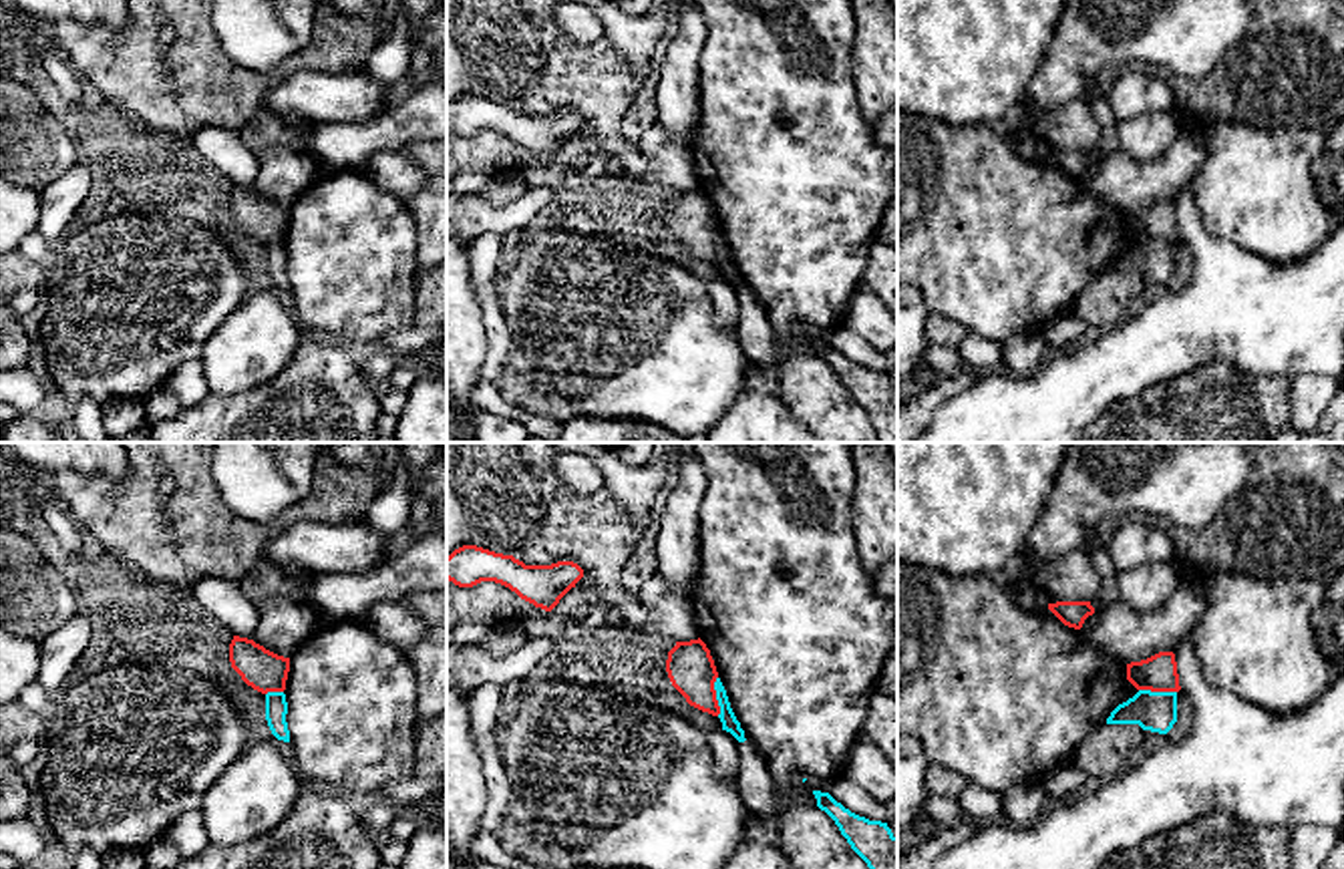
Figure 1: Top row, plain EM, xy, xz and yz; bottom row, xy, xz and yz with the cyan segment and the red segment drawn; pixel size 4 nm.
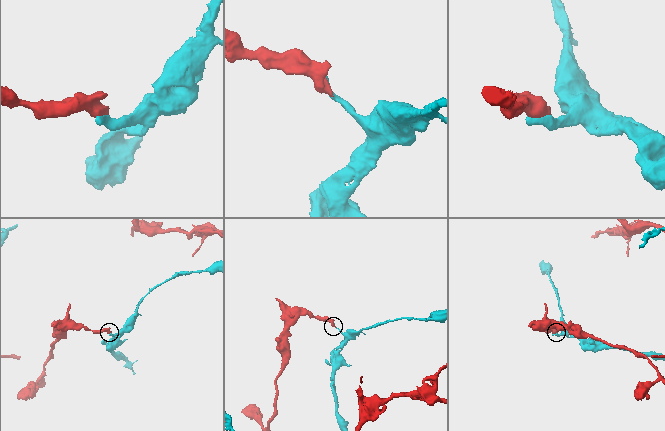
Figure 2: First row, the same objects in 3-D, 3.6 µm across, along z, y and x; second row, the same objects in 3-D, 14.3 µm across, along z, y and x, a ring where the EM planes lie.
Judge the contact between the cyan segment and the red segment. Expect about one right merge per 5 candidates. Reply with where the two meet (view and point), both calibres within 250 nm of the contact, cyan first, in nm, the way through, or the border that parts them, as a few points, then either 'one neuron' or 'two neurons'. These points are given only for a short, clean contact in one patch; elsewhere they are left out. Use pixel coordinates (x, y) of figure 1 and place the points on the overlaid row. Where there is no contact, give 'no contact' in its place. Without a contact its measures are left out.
contact xz (717, 697); calibres 70 and 190 nm; border xz (717, 676), (719, 715); two neurons

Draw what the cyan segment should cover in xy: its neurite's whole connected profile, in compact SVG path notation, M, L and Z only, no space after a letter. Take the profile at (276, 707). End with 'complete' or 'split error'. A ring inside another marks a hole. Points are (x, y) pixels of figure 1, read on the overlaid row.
M268 692L266 694L268 726L278 740L290 742L286 714L288 714L286 694L284 692Z | complete

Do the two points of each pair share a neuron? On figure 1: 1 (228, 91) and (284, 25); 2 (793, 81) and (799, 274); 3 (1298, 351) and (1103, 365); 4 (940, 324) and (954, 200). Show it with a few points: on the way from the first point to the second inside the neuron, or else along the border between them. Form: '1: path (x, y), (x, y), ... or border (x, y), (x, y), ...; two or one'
1: border (216, 33), (222, 51), (256, 75); two
2: path (799, 129), (805, 141), (799, 147), (799, 226); one
3: path (1250, 340), (1159, 340), (1151, 344); one
4: border (930, 310), (958, 320), (968, 330); two

